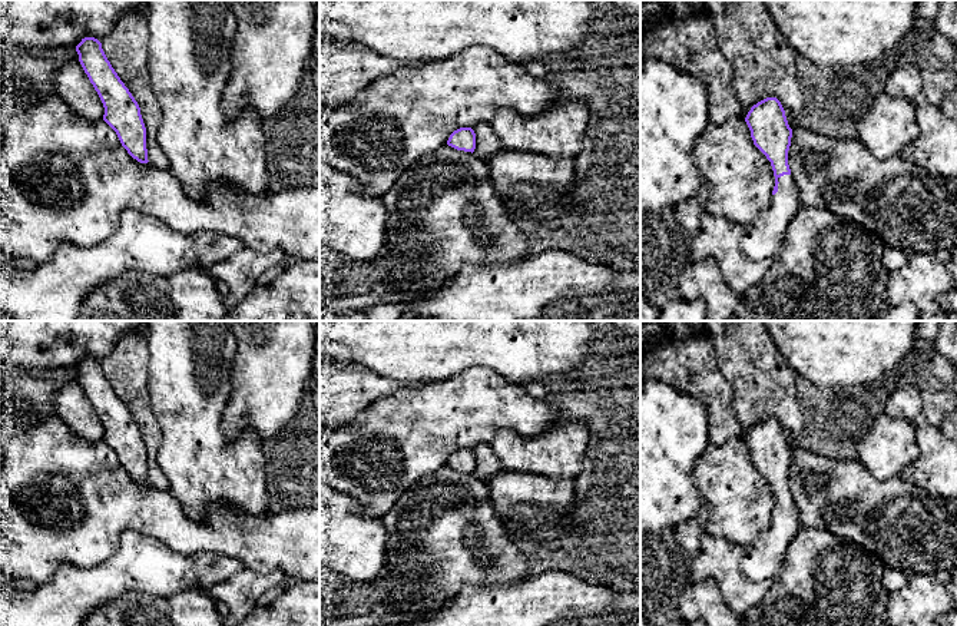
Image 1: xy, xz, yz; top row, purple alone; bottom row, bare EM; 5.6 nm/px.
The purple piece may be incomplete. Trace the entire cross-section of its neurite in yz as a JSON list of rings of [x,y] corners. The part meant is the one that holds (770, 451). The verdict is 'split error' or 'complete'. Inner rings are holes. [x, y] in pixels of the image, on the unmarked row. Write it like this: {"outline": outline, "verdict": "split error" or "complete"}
{"outline": [[[776,418],[758,423],[745,443],[754,466],[771,483],[775,497],[772,524],[748,546],[705,531],[691,569],[692,583],[716,582],[725,605],[738,617],[755,607],[779,579],[787,547],[801,529],[788,486],[792,450],[781,423]]], "verdict": "split error"}

